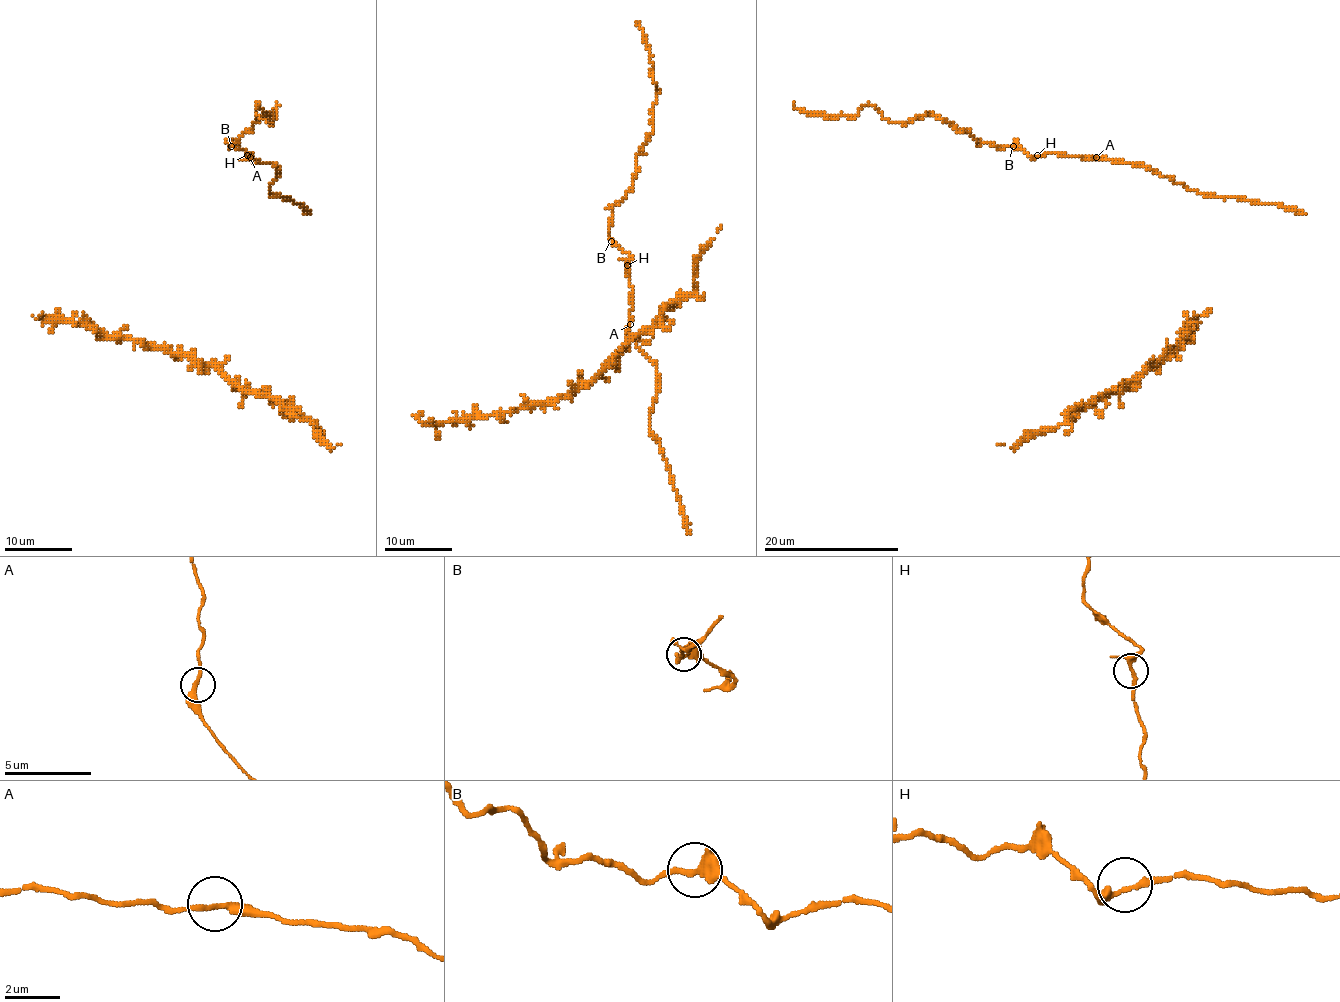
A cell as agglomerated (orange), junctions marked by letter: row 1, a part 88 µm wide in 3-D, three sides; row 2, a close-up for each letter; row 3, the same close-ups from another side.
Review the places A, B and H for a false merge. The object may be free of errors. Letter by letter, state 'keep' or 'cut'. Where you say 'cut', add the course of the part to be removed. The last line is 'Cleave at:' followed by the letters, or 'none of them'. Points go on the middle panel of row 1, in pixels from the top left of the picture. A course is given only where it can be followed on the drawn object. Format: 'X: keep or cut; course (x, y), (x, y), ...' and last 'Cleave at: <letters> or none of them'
A: keep
B: keep
H: keep
Cleave at: none of them

